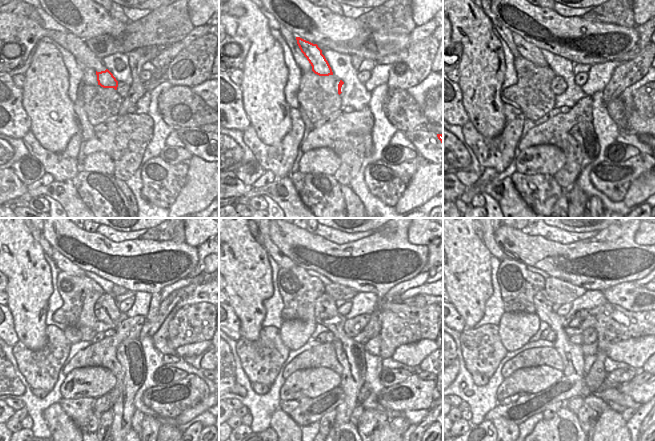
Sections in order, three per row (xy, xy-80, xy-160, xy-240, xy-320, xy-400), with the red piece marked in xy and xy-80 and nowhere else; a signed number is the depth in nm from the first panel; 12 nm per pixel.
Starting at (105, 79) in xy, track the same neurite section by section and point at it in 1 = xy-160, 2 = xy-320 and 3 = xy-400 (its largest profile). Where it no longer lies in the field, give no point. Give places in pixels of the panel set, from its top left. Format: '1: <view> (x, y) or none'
1: xy-160 (530, 52)
2: xy-320 (282, 261)
3: xy-400 (488, 240)

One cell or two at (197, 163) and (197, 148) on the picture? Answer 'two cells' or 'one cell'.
two cells

